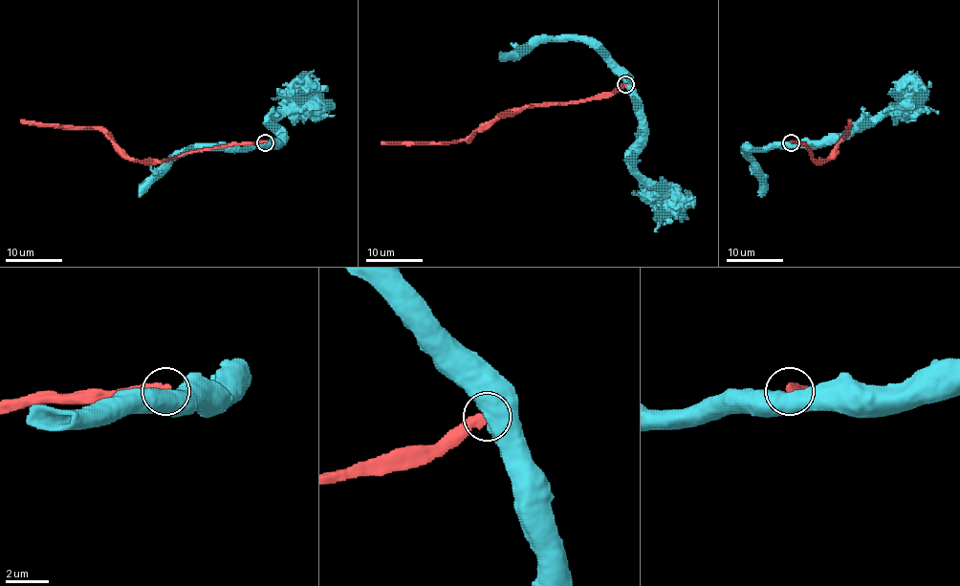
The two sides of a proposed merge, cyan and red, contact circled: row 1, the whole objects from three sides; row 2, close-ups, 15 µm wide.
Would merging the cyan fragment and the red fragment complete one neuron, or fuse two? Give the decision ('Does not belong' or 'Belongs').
Does not belong

